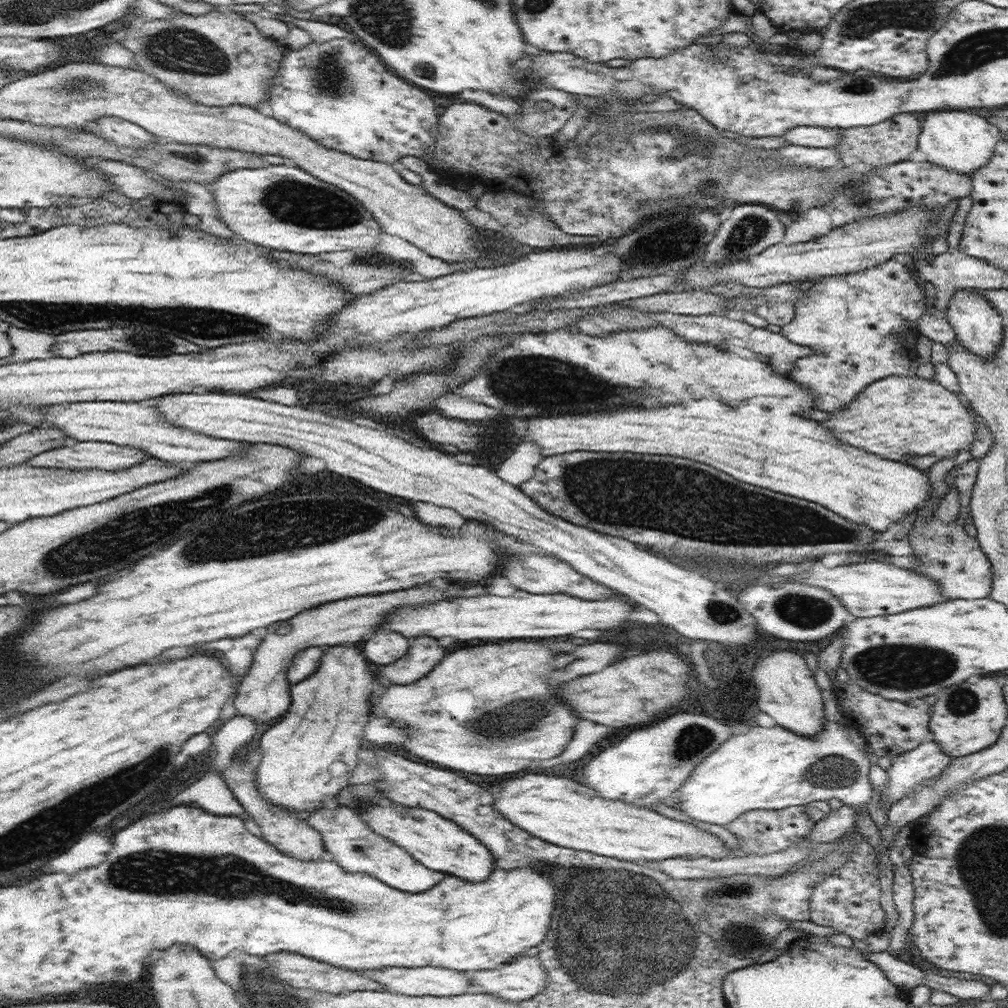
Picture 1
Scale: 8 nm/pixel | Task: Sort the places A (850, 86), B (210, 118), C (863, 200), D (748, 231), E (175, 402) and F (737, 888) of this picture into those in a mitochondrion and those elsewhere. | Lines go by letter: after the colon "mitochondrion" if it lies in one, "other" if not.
A: mitochondrion
B: other
C: mitochondrion
D: mitochondrion
E: other
F: mitochondrion

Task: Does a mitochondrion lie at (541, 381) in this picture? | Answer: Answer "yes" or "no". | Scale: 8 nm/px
yes

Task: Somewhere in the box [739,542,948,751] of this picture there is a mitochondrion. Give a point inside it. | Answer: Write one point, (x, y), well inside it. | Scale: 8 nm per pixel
(804, 611)

